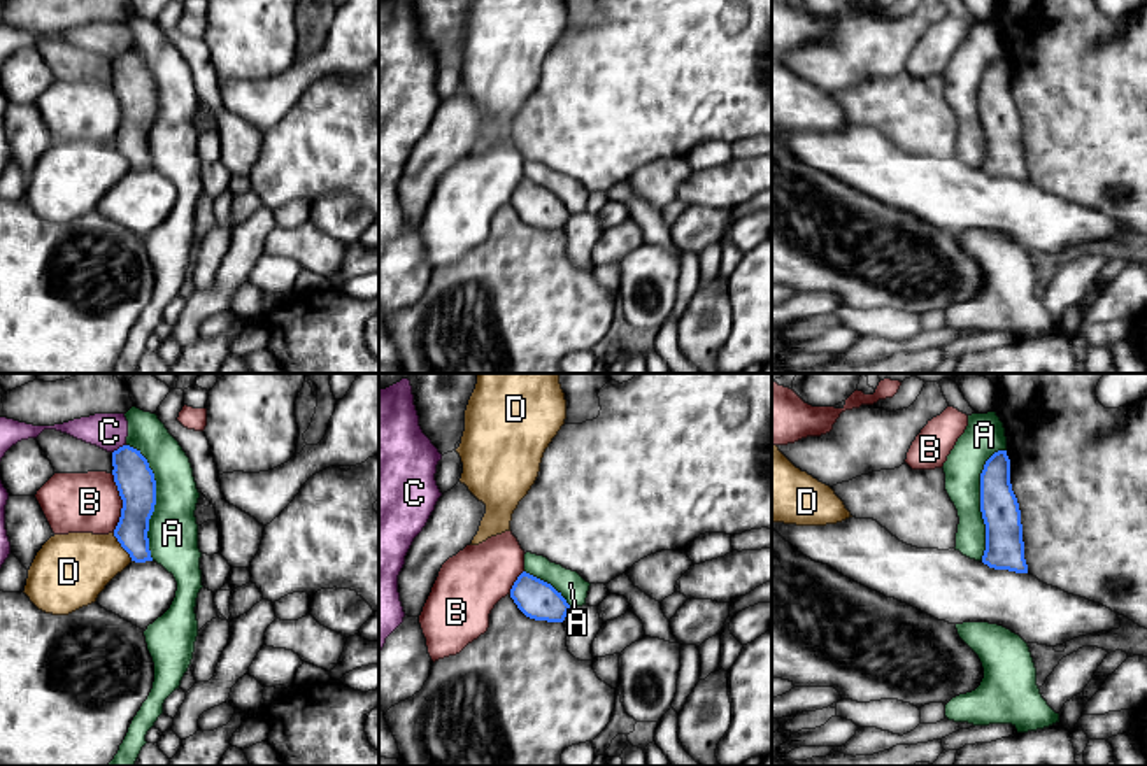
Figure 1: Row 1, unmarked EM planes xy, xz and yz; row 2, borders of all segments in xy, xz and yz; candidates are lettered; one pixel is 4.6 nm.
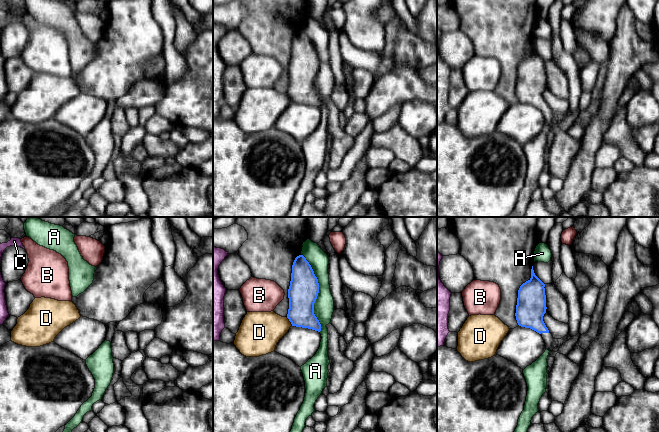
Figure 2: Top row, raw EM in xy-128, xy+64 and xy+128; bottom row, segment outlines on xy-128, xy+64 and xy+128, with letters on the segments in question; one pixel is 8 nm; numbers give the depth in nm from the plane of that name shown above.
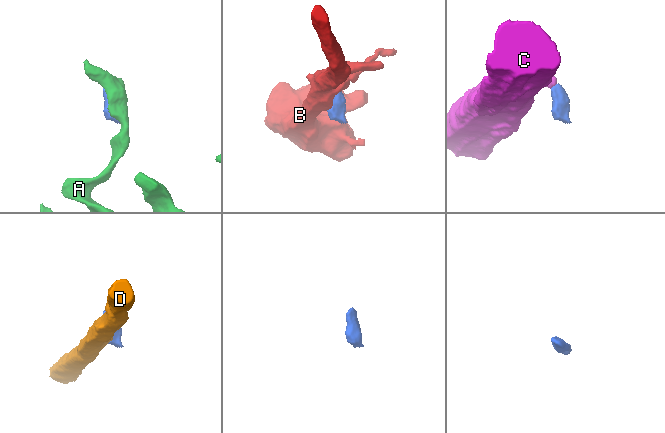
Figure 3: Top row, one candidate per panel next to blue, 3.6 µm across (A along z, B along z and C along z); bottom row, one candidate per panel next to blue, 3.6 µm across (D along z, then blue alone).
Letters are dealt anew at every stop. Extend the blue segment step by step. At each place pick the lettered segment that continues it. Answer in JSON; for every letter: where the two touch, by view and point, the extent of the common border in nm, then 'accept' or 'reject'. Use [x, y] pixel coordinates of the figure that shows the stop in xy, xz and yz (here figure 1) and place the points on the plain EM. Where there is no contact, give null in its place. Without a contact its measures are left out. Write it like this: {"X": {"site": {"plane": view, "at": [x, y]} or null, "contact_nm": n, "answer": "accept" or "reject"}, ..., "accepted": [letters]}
{"A": {"site": {"plane": "xy", "at": [155, 107]}, "contact_nm": 550, "answer": "reject"}, "B": {"site": {"plane": "xy", "at": [123, 111]}, "contact_nm": 280, "answer": "reject"}, "C": {"site": {"plane": "xy", "at": [120, 55]}, "contact_nm": 80, "answer": "reject"}, "D": {"site": {"plane": "xy", "at": [121, 153]}, "contact_nm": 160, "answer": "reject"}, "accepted": []}

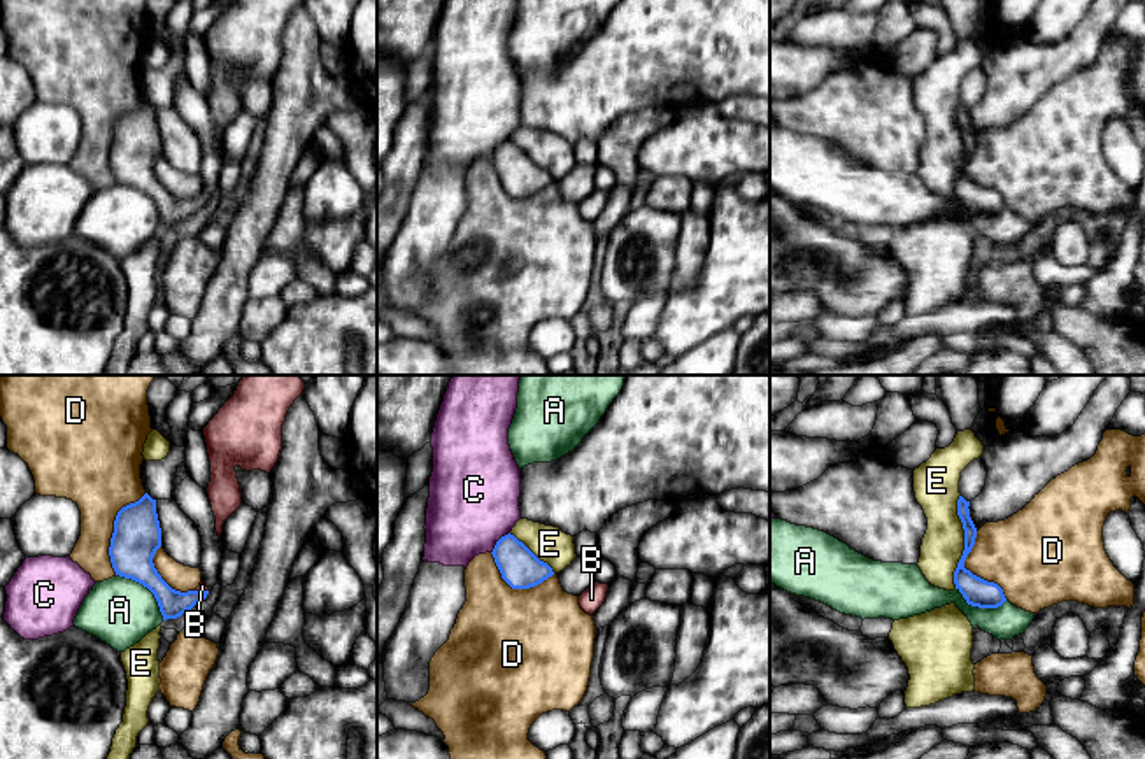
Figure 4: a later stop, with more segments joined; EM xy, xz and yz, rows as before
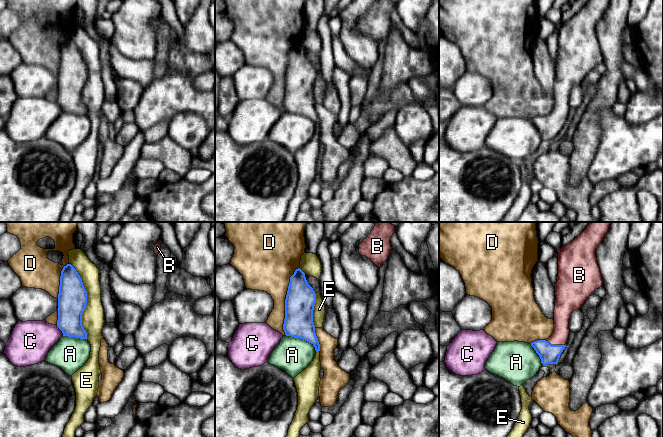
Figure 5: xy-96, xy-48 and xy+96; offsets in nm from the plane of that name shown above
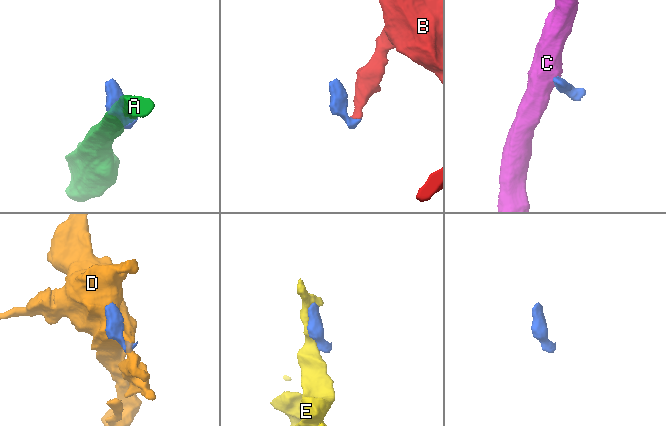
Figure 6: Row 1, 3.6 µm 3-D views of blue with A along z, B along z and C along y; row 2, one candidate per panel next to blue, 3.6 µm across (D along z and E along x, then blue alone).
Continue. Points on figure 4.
{"A": {"site": {"plane": "xy", "at": [148, 195]}, "contact_nm": 300, "answer": "reject"}, "B": {"site": {"plane": "xy", "at": [202, 198]}, "contact_nm": 60, "answer": "accept"}, "C": {"site": {"plane": "xz", "at": [497, 149]}, "contact_nm": 130, "answer": "reject"}, "D": {"site": {"plane": "xy", "at": [114, 137]}, "contact_nm": 400, "answer": "reject"}, "E": {"site": {"plane": "yz", "at": [965, 149]}, "contact_nm": 440, "answer": "reject"}, "accepted": ["B"]}

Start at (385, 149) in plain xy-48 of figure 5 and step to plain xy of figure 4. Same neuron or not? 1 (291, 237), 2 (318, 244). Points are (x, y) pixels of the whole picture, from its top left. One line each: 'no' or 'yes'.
1: yes
2: no

